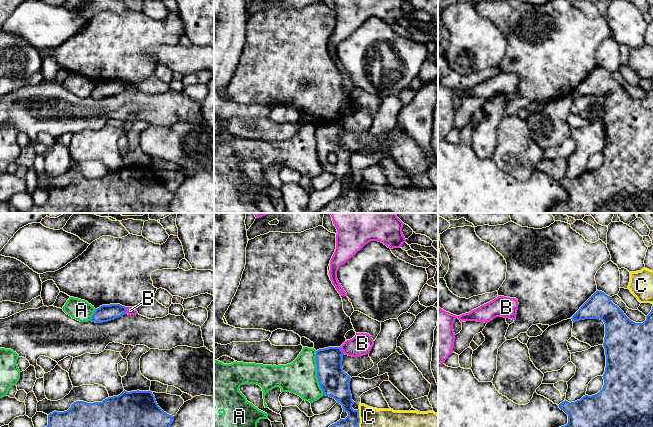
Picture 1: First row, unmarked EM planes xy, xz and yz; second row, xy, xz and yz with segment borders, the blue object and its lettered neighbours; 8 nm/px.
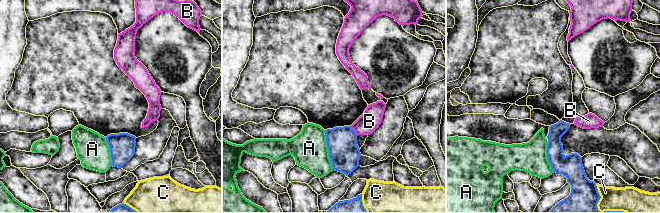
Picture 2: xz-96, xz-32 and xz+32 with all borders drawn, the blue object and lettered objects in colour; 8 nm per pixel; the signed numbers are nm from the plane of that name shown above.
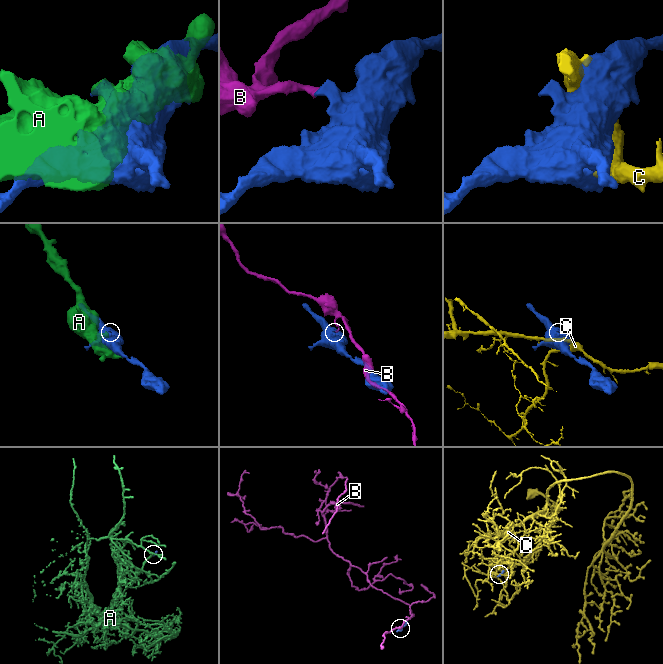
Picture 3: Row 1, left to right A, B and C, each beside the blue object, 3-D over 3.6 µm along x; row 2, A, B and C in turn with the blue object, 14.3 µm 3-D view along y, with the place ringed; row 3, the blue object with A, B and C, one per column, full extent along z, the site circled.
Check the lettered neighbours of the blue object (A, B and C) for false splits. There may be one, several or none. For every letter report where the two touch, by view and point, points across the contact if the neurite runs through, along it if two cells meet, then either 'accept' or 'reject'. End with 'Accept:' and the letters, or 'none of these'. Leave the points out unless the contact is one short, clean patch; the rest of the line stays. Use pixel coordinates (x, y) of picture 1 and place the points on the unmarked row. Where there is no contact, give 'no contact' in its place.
A: meets blue in xz at (317, 149); reject
B: meets blue in xy at (125, 86); border along xy (127, 83), (124, 89); reject
C: meets blue in xz at (359, 198); reject
Accept: none of these

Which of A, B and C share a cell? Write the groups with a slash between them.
A / B / C

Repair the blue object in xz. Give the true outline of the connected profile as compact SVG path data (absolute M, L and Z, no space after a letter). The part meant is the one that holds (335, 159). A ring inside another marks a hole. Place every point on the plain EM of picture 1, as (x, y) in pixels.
M328 123L316 127L316 141L317 141L317 154L323 170L329 172L342 181L343 187L348 189L345 195L340 195L336 199L330 201L322 207L317 213L361 213L359 206L359 185L354 186L352 181L355 179L352 176L350 167L351 153L343 147L343 127L340 123Z

